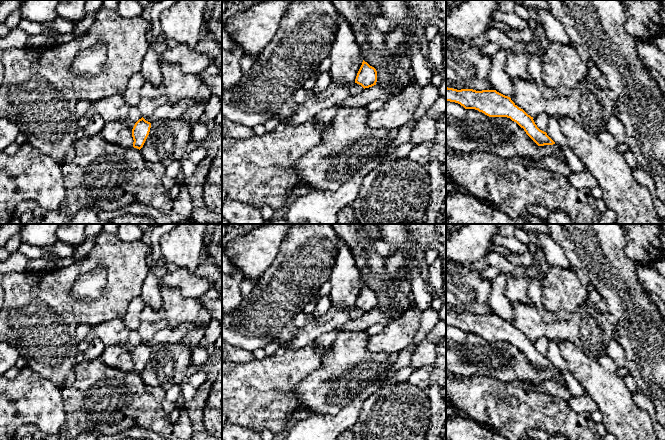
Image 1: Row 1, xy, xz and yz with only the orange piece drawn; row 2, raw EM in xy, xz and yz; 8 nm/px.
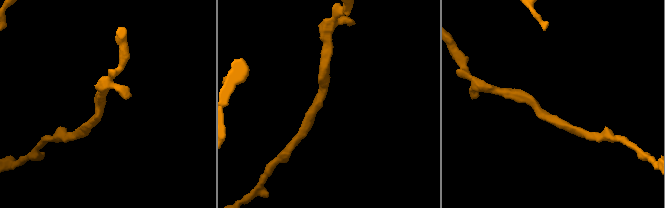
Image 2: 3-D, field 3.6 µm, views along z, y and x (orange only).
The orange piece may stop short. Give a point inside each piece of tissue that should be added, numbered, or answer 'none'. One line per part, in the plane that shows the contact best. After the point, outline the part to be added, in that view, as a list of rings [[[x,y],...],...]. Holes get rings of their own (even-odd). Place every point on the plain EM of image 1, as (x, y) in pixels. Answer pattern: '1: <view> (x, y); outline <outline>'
none

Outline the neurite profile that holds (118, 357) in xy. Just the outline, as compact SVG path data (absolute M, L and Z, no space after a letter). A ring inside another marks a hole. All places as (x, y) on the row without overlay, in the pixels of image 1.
M124 345L108 346L100 356L100 359L109 367L124 372L133 371L132 354Z

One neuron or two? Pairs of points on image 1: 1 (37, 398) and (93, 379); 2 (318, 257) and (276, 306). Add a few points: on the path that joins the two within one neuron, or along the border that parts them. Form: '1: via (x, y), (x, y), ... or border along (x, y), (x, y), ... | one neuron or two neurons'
1: border along (60, 389), (62, 404), (66, 413) | two neurons
2: via (306, 269), (281, 294) | one neuron

